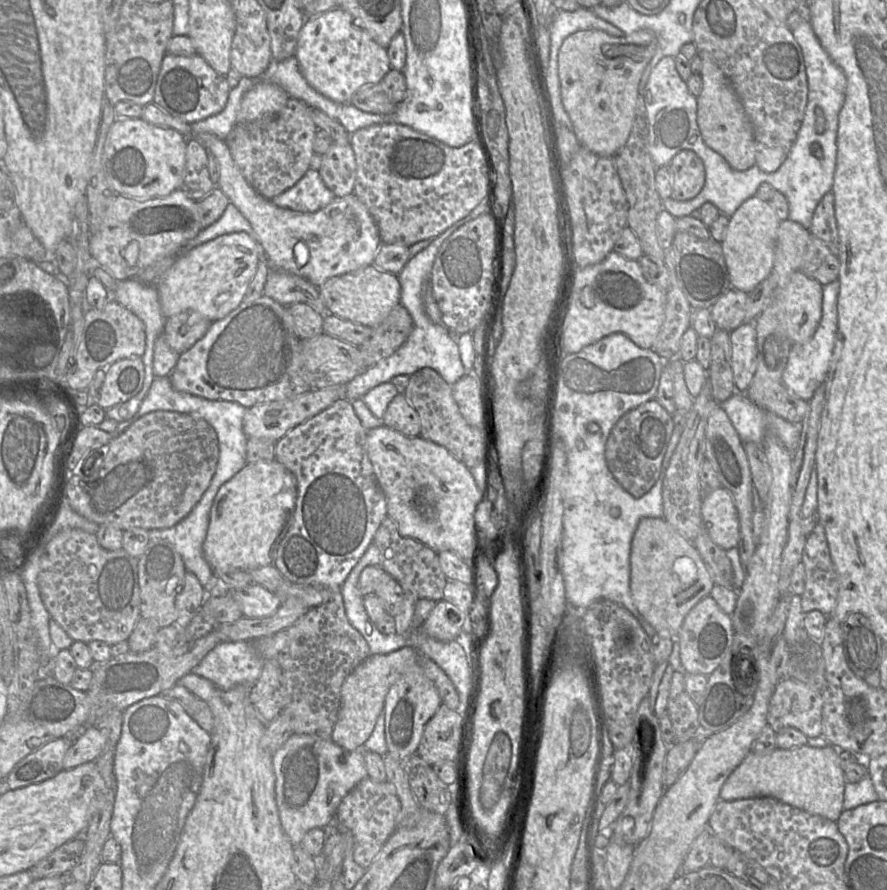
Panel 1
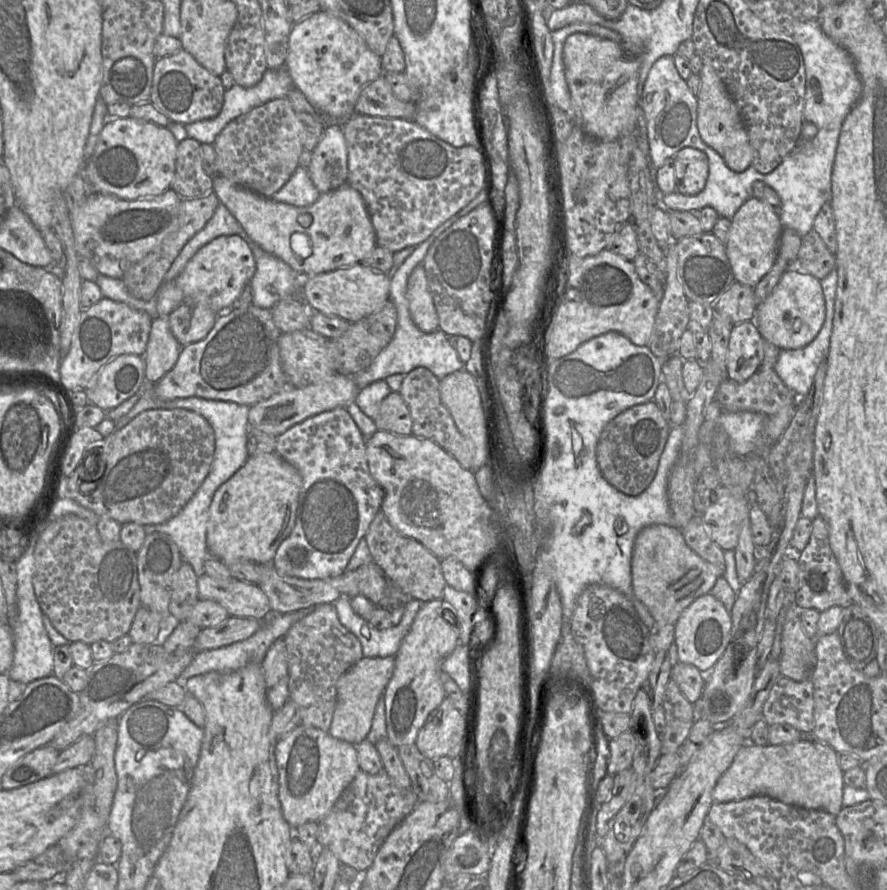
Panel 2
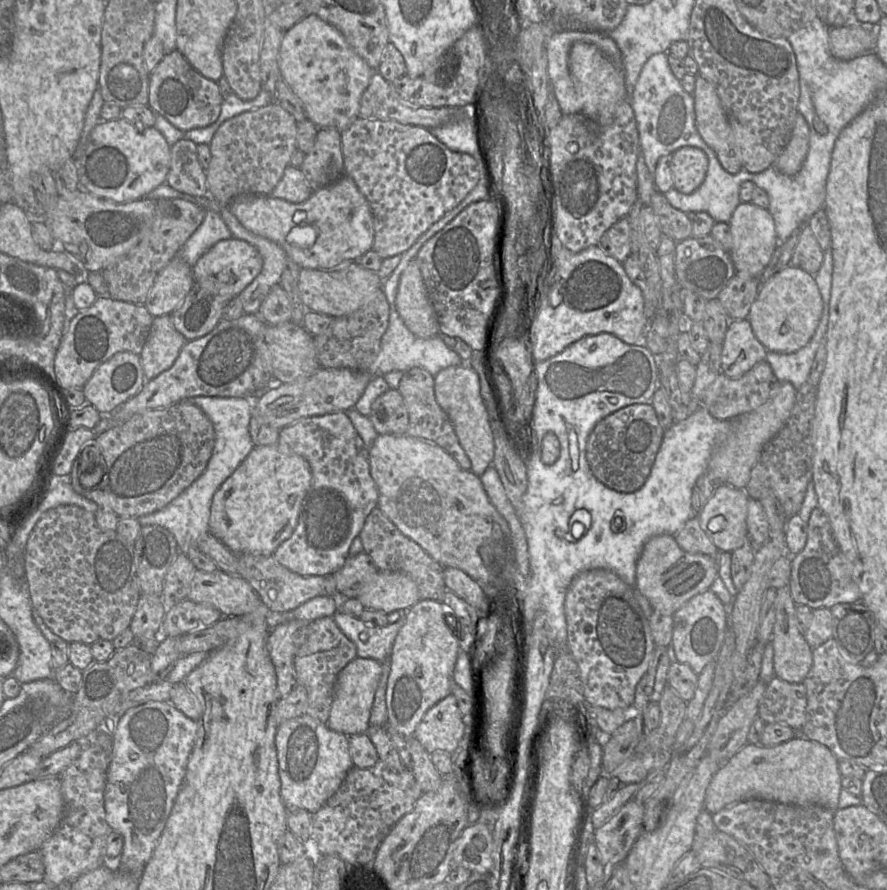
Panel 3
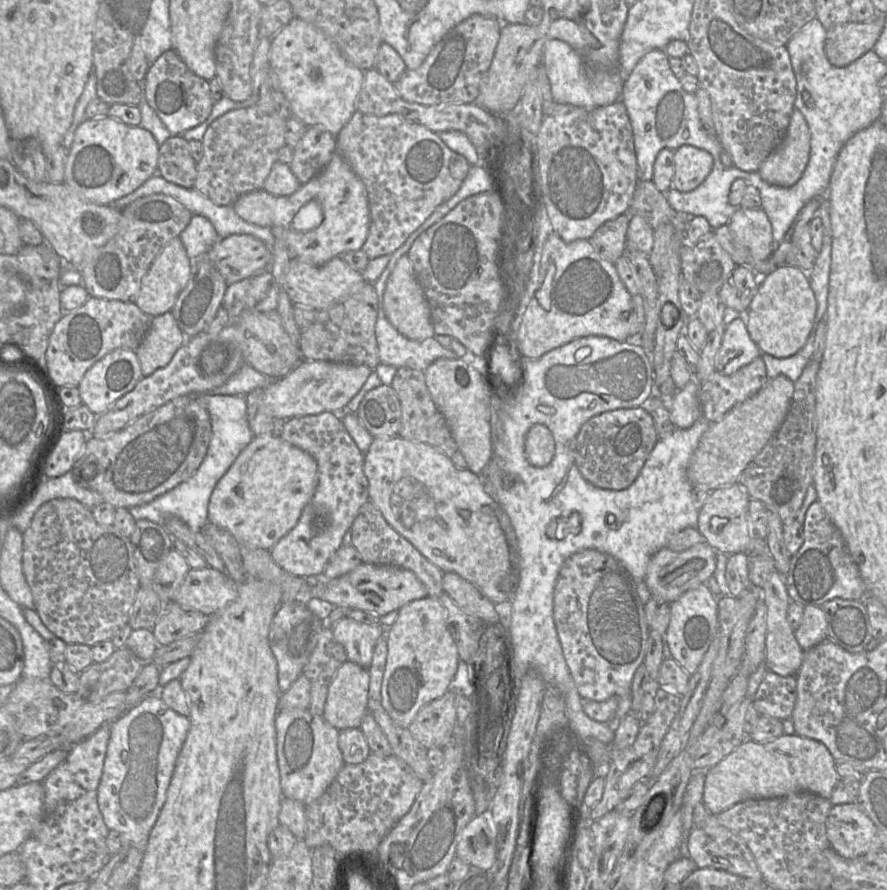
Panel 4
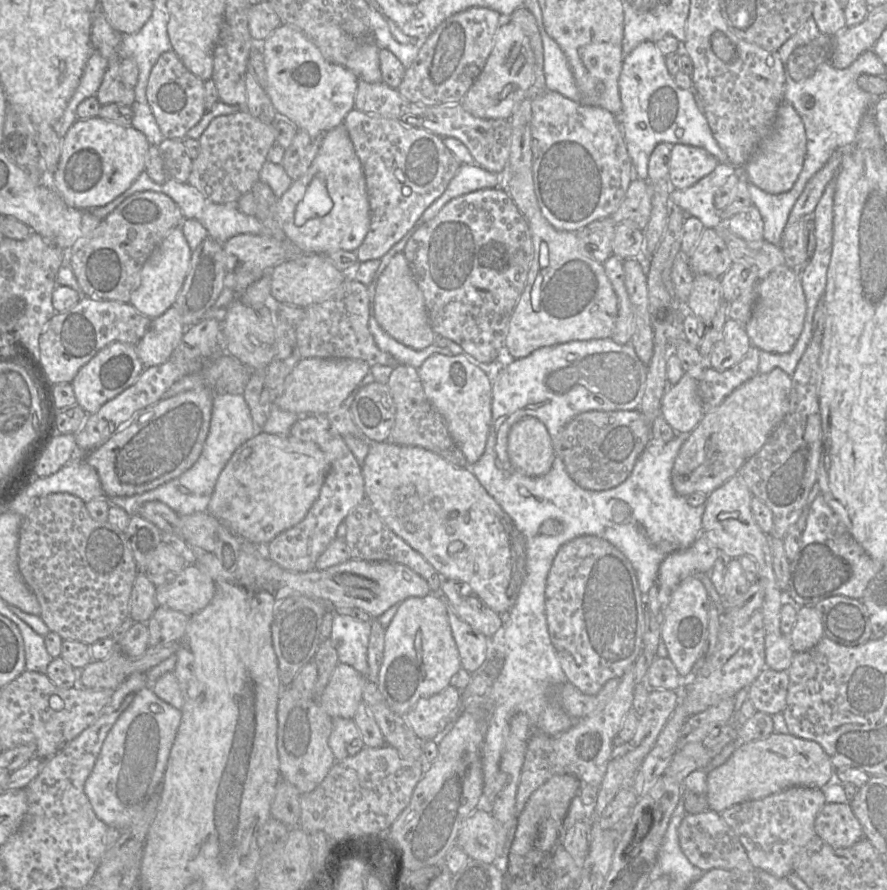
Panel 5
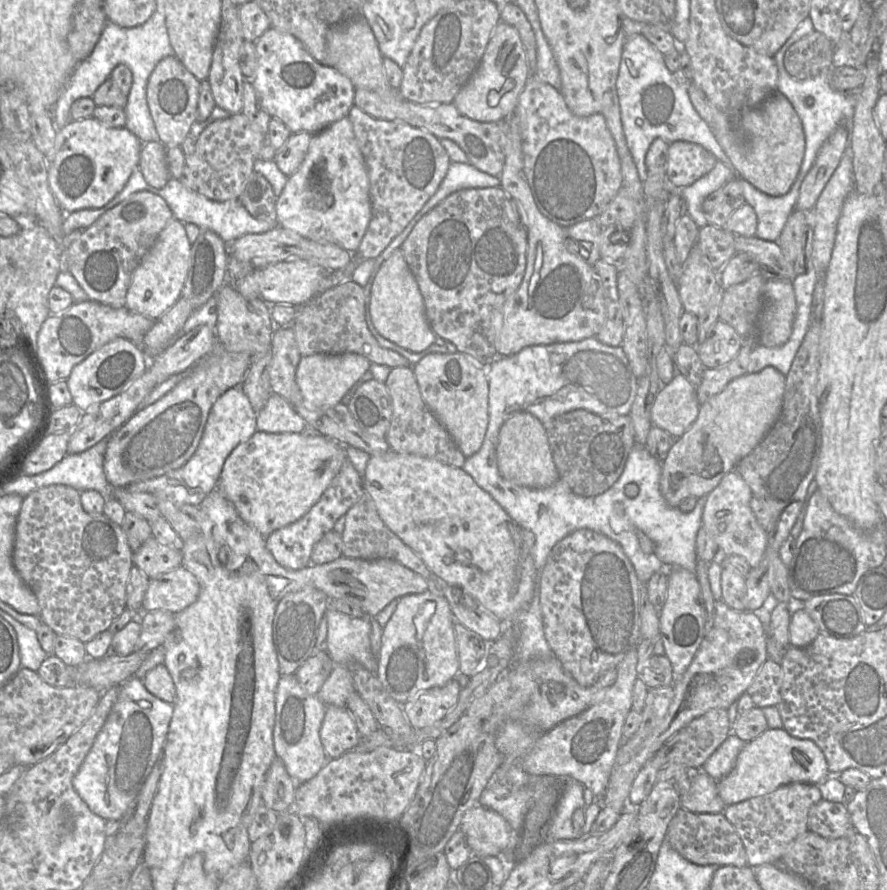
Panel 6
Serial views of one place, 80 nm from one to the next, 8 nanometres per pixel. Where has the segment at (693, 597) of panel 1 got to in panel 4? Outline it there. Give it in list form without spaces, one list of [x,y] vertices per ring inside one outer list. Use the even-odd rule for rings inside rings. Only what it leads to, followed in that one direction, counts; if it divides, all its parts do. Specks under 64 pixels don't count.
[[[705,541],[682,552],[675,552],[665,547],[651,557],[644,581],[651,596],[673,603],[684,592],[705,583],[713,575],[716,569],[716,557],[717,552]]]

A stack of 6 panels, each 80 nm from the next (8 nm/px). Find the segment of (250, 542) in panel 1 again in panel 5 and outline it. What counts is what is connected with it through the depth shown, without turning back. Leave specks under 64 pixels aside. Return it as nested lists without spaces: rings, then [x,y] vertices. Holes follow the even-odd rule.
[[[257,433],[242,444],[221,472],[208,504],[208,512],[226,524],[237,535],[266,546],[281,532],[301,522],[317,500],[329,465],[322,450],[313,442],[290,435]]]

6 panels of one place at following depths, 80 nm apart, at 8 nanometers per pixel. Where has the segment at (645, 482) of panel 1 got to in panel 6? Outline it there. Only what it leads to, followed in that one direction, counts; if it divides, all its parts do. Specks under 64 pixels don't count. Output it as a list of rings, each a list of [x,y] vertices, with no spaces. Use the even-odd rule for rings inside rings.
[[[578,409],[542,424],[559,479],[578,496],[594,497],[608,490],[622,474],[627,458],[636,445],[629,415],[601,416]]]

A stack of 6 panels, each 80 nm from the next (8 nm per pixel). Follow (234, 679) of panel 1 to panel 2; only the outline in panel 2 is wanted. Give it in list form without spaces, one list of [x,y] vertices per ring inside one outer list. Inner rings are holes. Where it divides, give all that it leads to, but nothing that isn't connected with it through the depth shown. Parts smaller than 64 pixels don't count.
[[[313,608],[302,609],[290,613],[273,613],[271,611],[263,618],[262,627],[248,639],[235,642],[216,649],[197,652],[192,662],[183,670],[176,681],[185,682],[187,679],[208,672],[232,672],[245,667],[249,663],[262,663],[268,649],[278,639],[283,638],[286,632],[300,619],[308,615]]]

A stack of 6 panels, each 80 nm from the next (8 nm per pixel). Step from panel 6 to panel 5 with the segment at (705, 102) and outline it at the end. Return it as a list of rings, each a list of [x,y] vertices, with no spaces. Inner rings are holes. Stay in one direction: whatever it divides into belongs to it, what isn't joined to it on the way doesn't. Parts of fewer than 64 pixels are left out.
[[[787,100],[780,104],[774,128],[744,165],[745,175],[751,183],[770,194],[781,194],[792,189],[802,171],[807,153],[807,136],[804,123]]]

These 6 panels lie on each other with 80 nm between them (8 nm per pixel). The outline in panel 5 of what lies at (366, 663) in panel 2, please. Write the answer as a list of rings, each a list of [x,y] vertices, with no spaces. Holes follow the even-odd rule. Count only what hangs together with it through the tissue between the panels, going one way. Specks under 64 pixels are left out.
[[[339,662],[318,702],[331,718],[354,719],[365,681],[352,666]]]

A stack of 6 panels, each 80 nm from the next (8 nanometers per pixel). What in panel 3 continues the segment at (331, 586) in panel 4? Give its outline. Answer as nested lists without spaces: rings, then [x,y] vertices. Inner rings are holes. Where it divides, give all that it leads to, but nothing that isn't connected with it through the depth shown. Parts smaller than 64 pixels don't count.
[[[379,571],[356,597],[366,610],[407,611],[420,601],[417,584],[401,572]]]

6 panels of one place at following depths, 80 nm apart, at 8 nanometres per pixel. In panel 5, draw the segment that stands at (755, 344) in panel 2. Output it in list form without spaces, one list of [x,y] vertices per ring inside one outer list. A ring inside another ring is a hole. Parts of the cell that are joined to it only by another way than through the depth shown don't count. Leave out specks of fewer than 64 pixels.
[[[727,319],[719,340],[715,343],[708,366],[718,372],[738,364],[752,346],[745,326]]]

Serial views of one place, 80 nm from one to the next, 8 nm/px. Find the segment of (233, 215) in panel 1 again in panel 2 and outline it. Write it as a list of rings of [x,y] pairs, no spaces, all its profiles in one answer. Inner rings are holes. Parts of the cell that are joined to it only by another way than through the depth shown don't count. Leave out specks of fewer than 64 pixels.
[[[219,204],[203,229],[196,233],[182,248],[166,274],[166,281],[174,281],[183,272],[189,260],[203,246],[219,236],[230,235],[245,237],[246,233],[230,211],[224,205]]]

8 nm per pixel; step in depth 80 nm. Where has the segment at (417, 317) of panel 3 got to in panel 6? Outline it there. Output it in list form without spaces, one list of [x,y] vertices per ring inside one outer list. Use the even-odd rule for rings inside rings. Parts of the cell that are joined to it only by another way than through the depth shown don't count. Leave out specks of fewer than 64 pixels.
[[[401,247],[381,264],[374,278],[369,313],[382,337],[408,351],[420,353],[435,343],[436,335],[428,322],[422,295]]]

